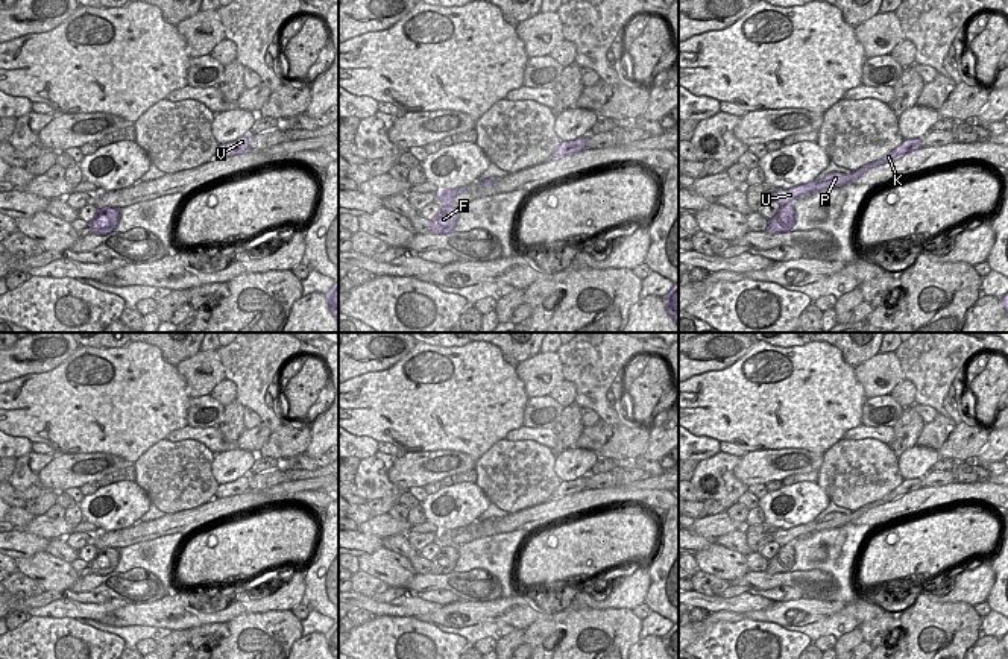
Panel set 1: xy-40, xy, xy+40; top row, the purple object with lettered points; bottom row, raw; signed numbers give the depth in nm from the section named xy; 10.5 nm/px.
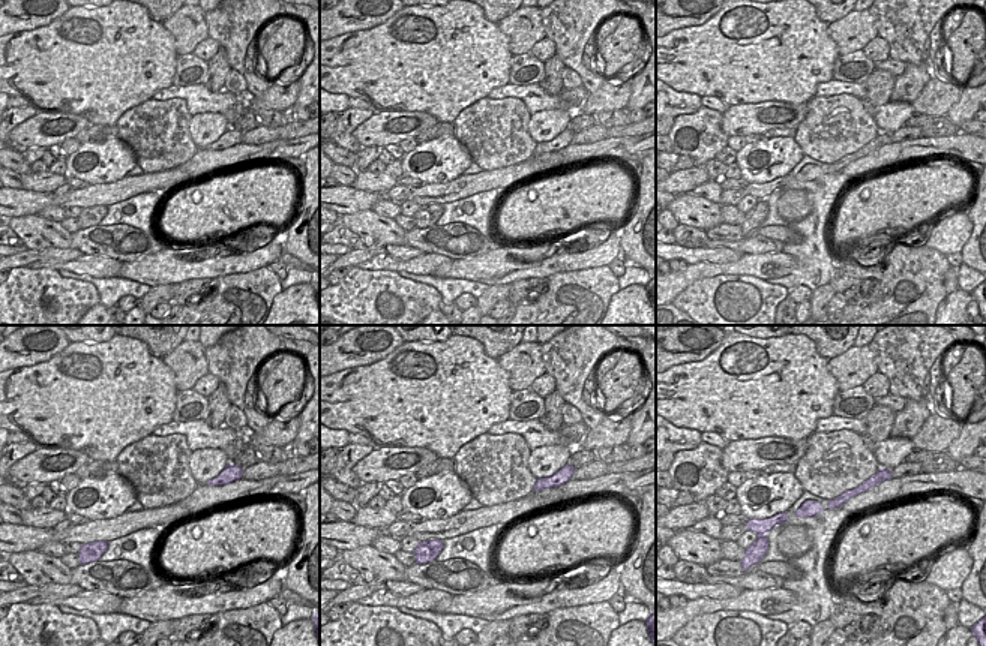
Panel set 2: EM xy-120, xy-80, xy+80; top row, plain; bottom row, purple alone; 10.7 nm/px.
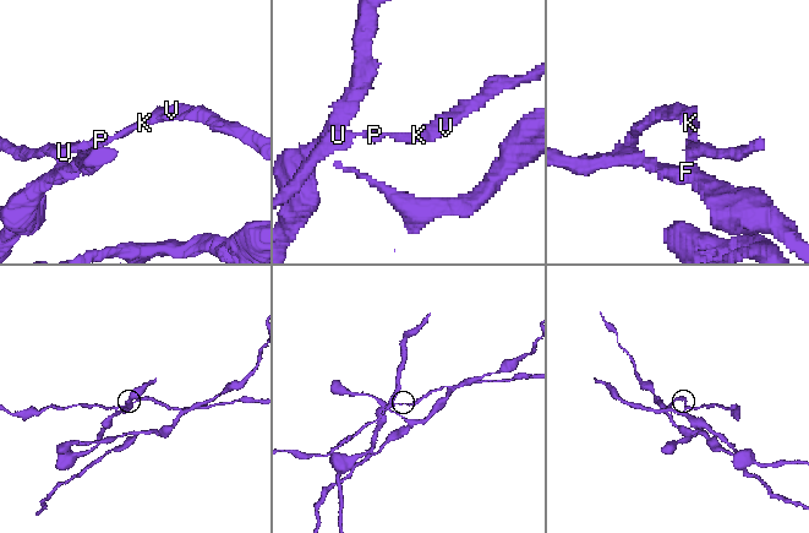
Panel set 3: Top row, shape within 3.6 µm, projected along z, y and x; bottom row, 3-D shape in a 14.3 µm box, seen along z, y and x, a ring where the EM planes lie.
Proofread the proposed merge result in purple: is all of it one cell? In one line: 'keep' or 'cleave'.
cleave

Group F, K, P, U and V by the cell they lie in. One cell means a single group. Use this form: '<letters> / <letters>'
F / K P U V

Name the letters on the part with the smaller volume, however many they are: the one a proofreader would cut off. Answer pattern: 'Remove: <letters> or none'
Remove: K, P, U, V

